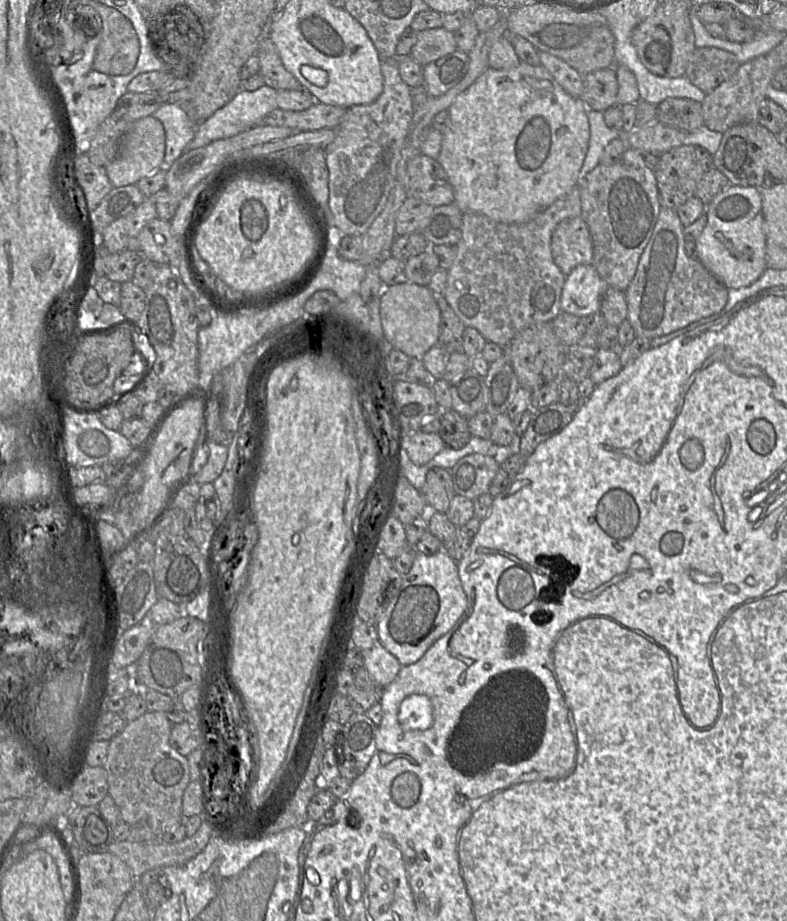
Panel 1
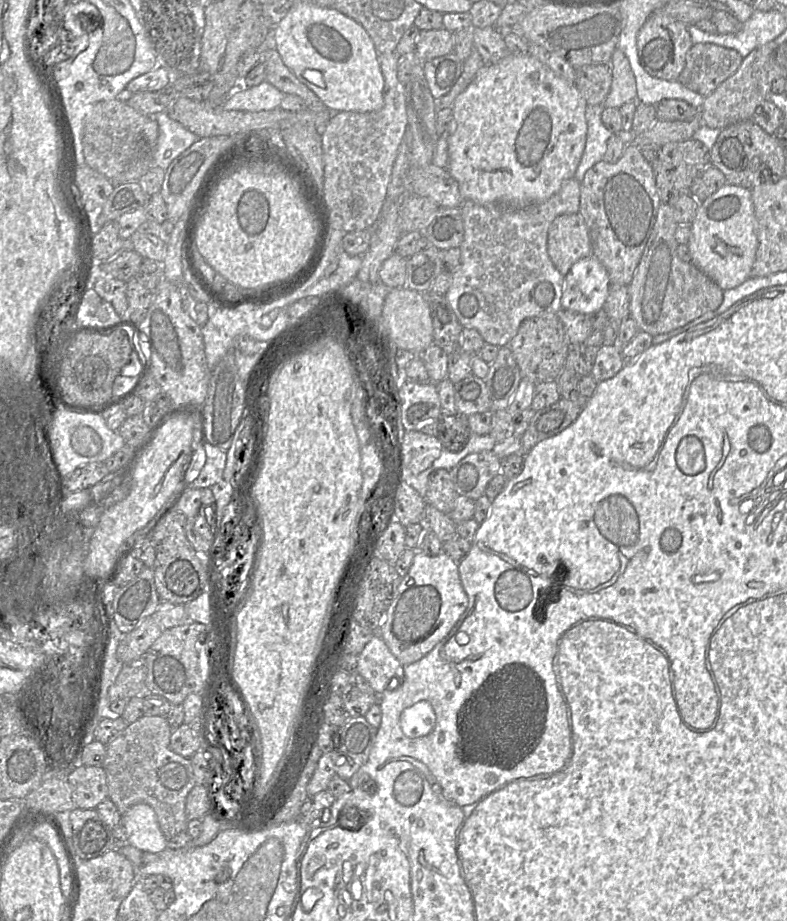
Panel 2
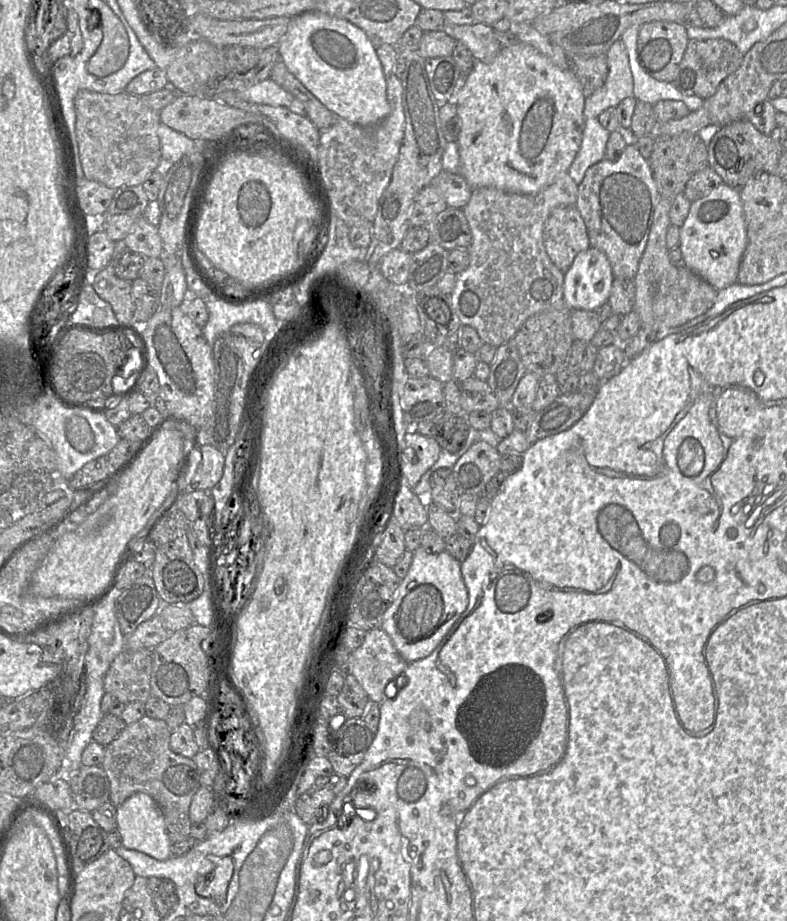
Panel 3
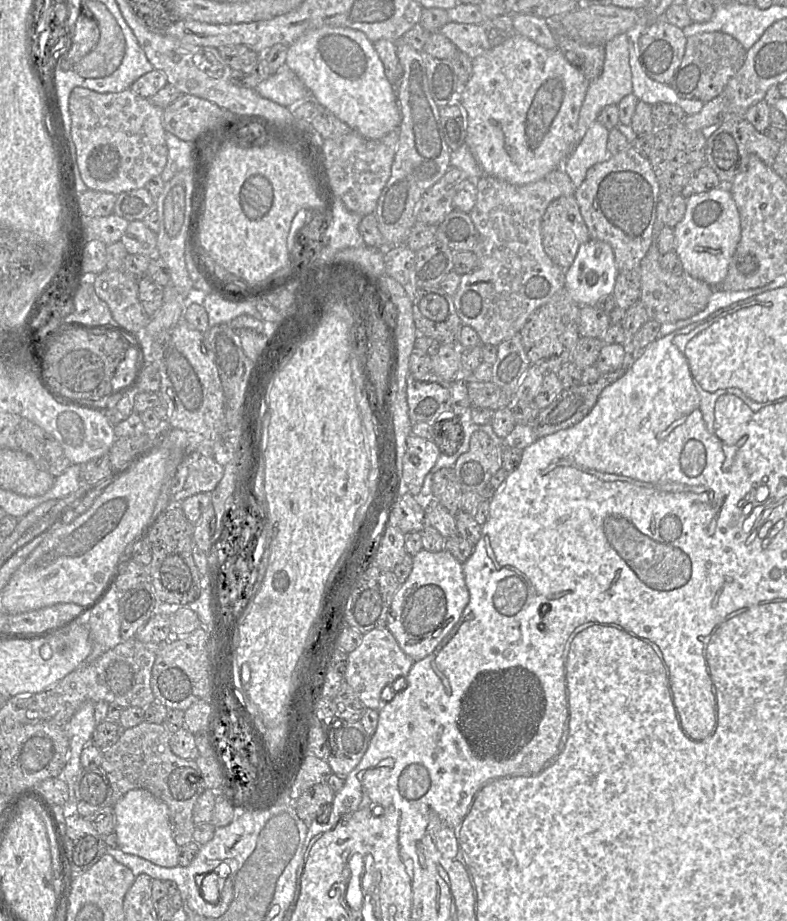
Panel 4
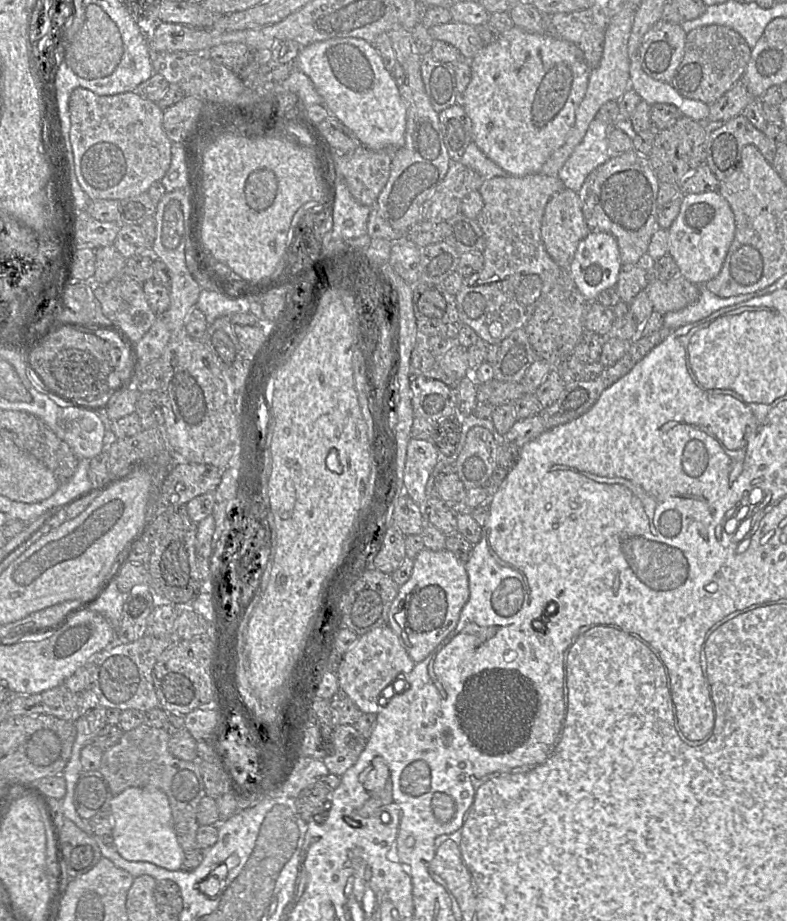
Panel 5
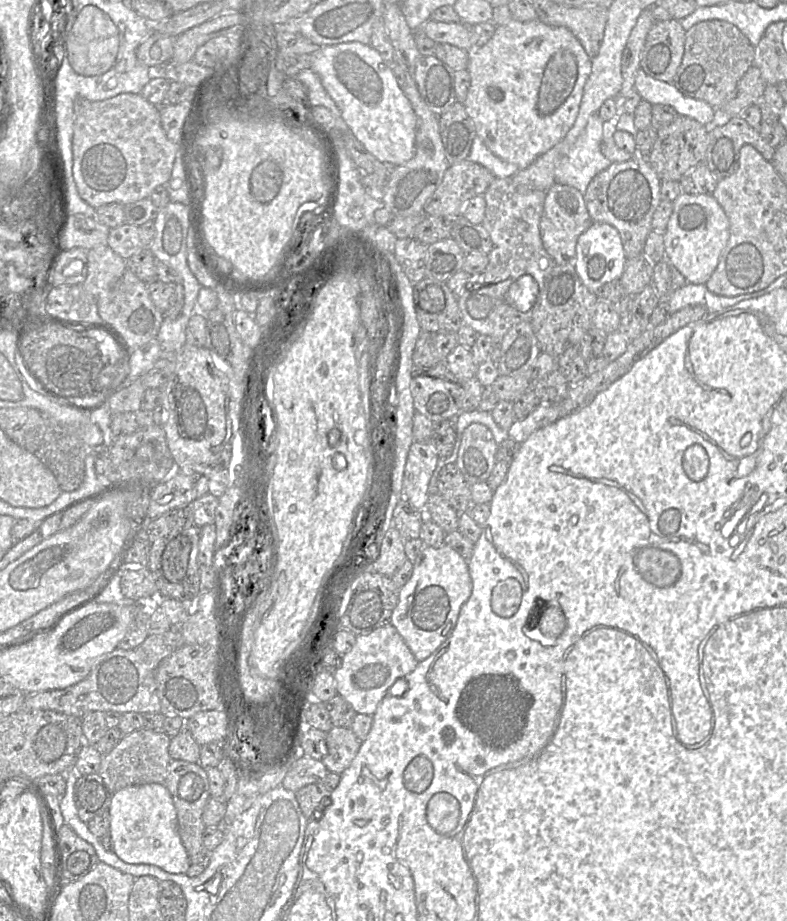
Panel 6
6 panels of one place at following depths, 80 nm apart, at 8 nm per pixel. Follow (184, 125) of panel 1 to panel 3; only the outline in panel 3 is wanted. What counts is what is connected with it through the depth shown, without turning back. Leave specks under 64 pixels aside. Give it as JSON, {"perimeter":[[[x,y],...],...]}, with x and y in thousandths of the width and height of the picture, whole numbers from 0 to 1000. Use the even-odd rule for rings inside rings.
{"perimeter":[[[207,134],[202,135],[199,145],[205,155],[205,172],[198,186],[208,193],[216,182],[247,161],[248,153]]]}

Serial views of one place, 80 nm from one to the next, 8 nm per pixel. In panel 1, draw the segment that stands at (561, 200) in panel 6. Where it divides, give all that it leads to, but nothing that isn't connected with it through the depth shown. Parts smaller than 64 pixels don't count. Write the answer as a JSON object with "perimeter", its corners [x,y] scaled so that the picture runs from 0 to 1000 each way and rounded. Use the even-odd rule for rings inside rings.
{"perimeter":[[[738,235],[709,242],[700,256],[700,275],[705,288],[718,300],[733,289],[752,287],[753,264]]]}

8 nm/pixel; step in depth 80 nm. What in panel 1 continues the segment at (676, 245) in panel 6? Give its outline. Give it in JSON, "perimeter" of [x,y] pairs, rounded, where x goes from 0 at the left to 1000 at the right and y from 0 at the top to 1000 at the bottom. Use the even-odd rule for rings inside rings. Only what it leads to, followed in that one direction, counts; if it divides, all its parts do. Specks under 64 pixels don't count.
{"perimeter":[[[926,202],[896,226],[898,242],[886,260],[886,281],[924,314],[954,309],[973,292],[968,216],[959,203]]]}

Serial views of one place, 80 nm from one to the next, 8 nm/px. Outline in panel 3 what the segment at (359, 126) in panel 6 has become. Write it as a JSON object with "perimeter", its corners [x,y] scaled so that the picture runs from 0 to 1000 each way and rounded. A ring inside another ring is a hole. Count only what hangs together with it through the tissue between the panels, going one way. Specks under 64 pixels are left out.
{"perimeter":[[[400,11],[385,13],[370,20],[352,52],[367,78],[427,127],[475,138],[494,125],[490,87],[478,51],[446,24]]]}

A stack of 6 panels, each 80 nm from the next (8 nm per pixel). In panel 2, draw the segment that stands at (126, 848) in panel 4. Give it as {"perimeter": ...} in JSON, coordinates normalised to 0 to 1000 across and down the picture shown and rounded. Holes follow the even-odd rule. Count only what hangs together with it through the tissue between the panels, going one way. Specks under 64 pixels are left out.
{"perimeter":[[[173,873],[154,885],[154,896],[161,906],[163,916],[180,925],[202,926],[211,922],[196,879],[187,873]]]}

